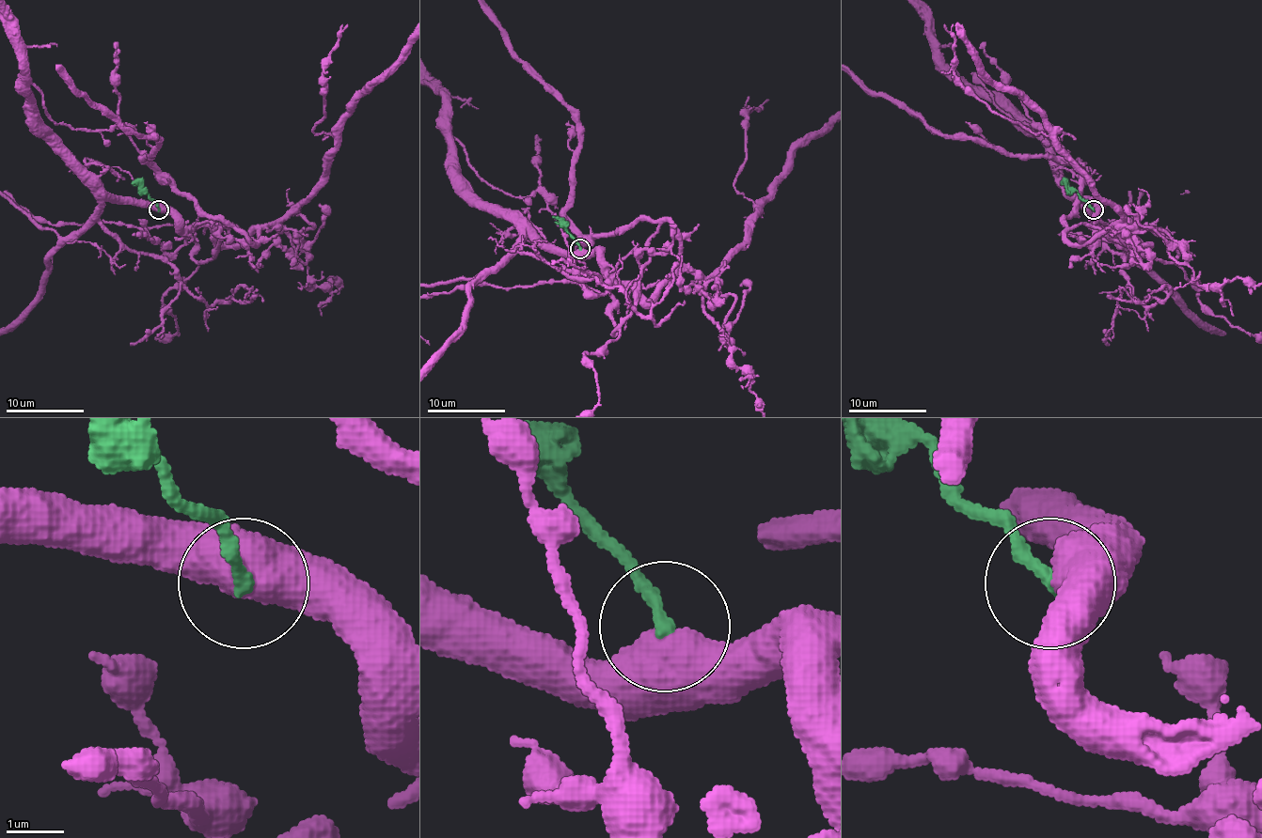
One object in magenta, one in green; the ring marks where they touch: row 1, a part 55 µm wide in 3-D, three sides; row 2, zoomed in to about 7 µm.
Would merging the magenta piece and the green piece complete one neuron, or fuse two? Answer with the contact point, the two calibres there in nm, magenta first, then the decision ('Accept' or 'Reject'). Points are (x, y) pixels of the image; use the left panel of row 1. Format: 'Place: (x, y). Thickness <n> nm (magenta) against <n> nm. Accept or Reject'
Place: (159, 209). Thickness 850 nm (magenta) against 240 nm. Reject

